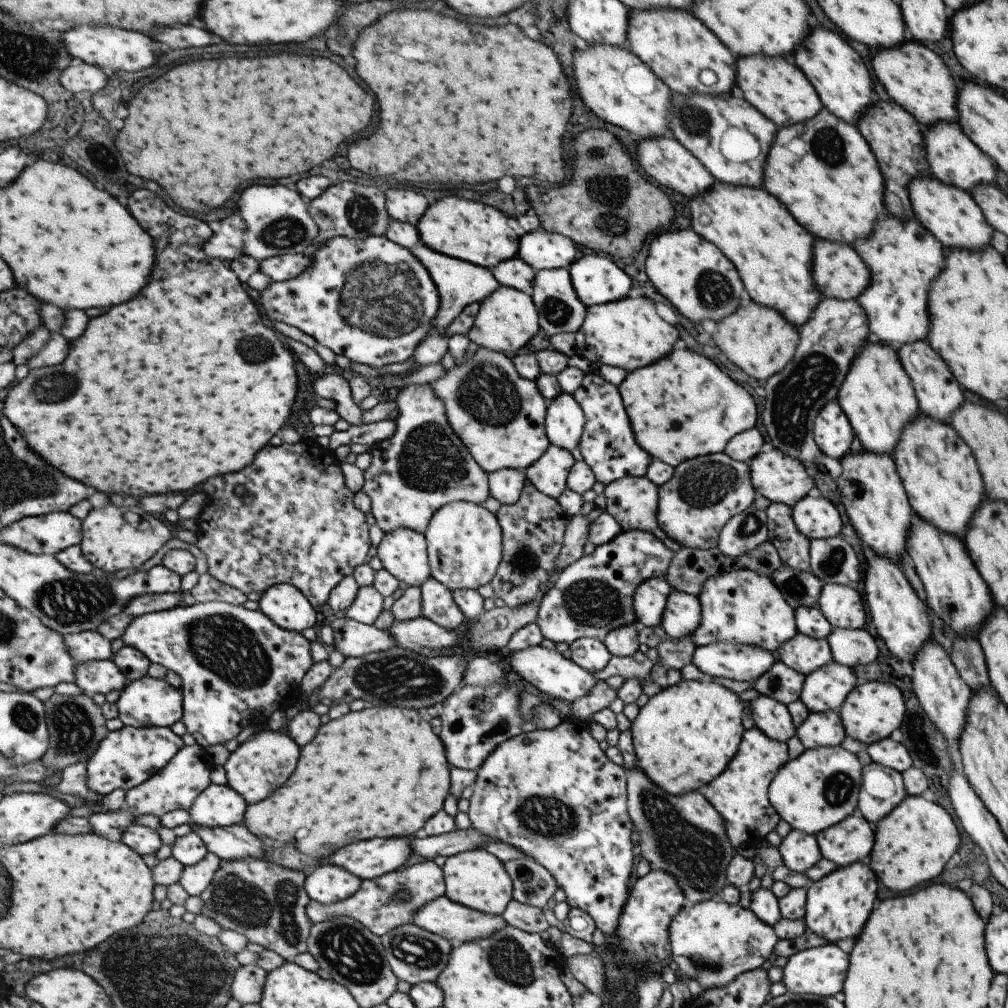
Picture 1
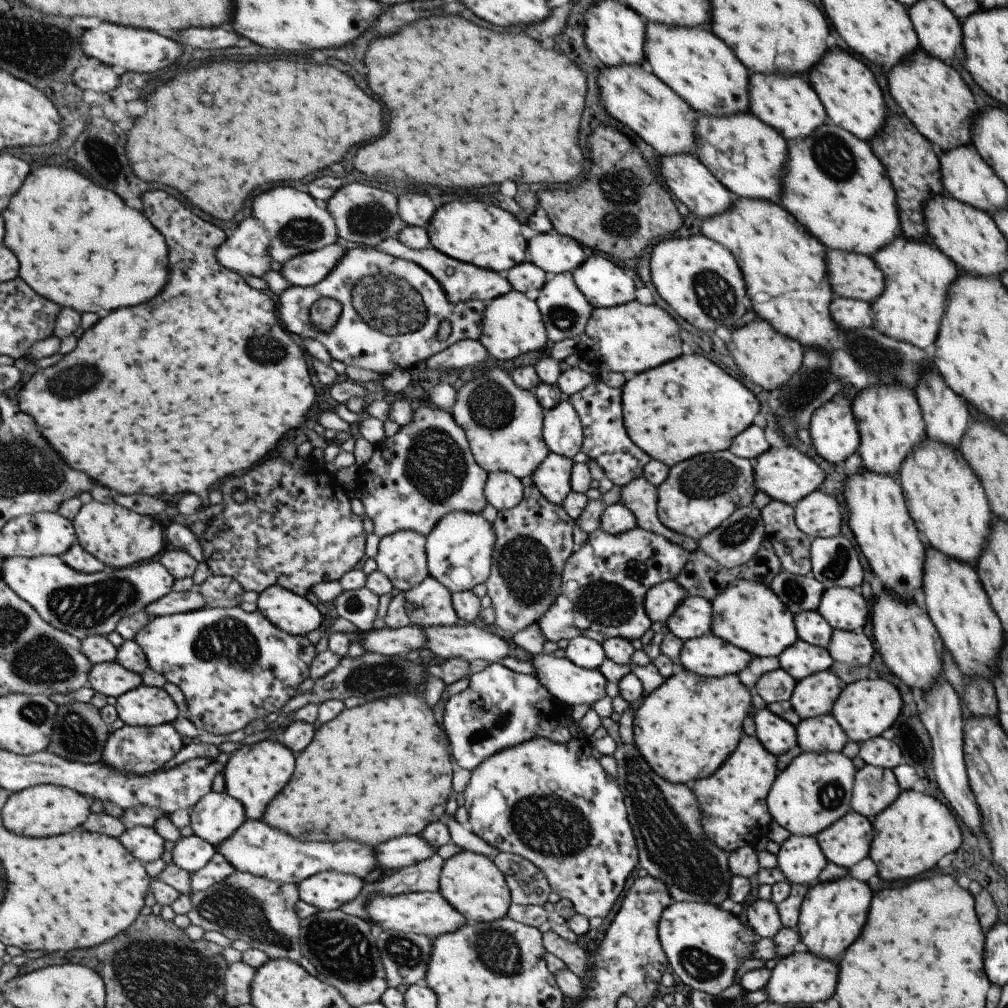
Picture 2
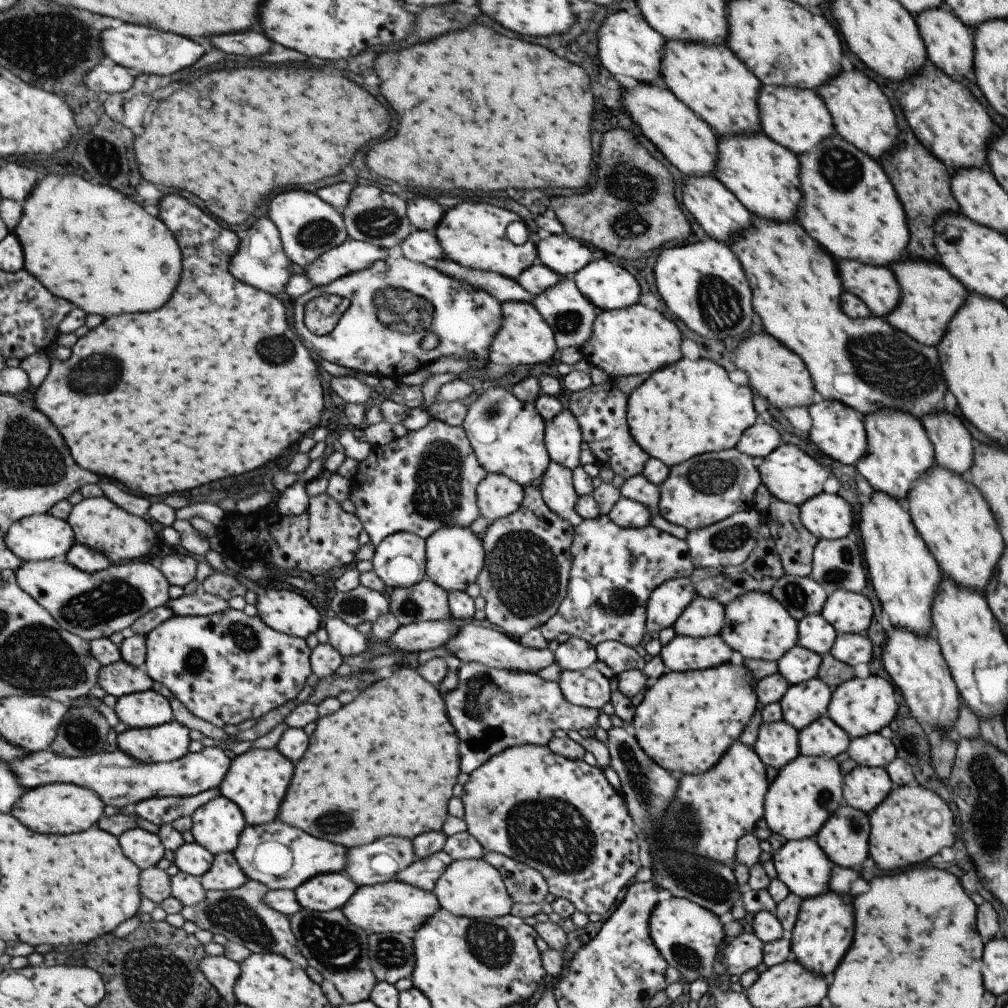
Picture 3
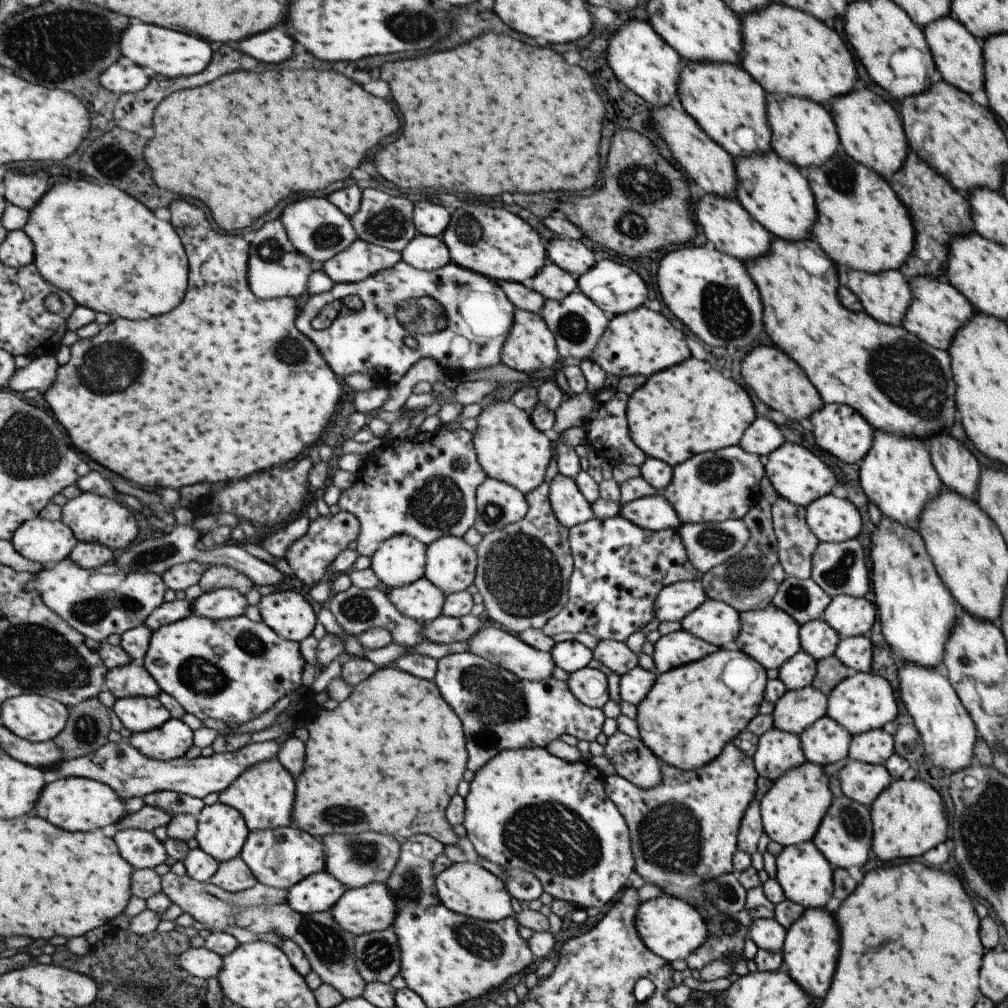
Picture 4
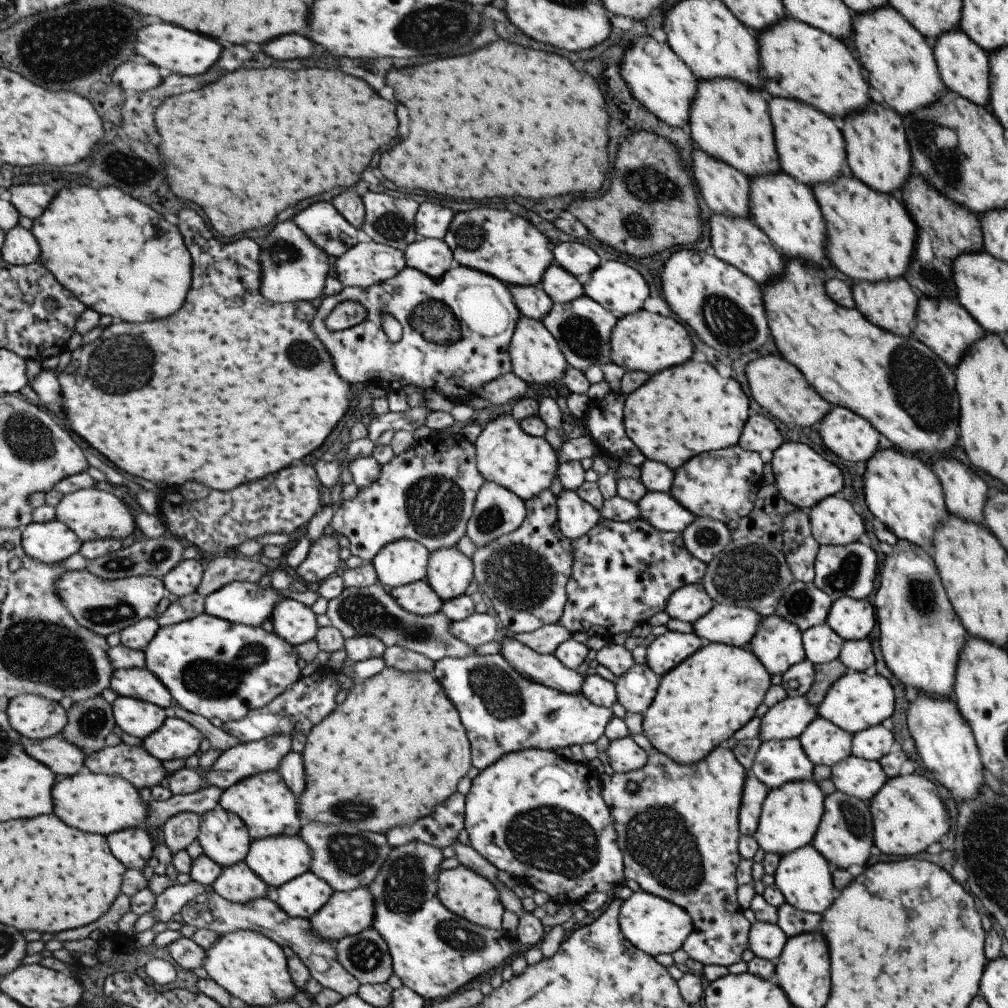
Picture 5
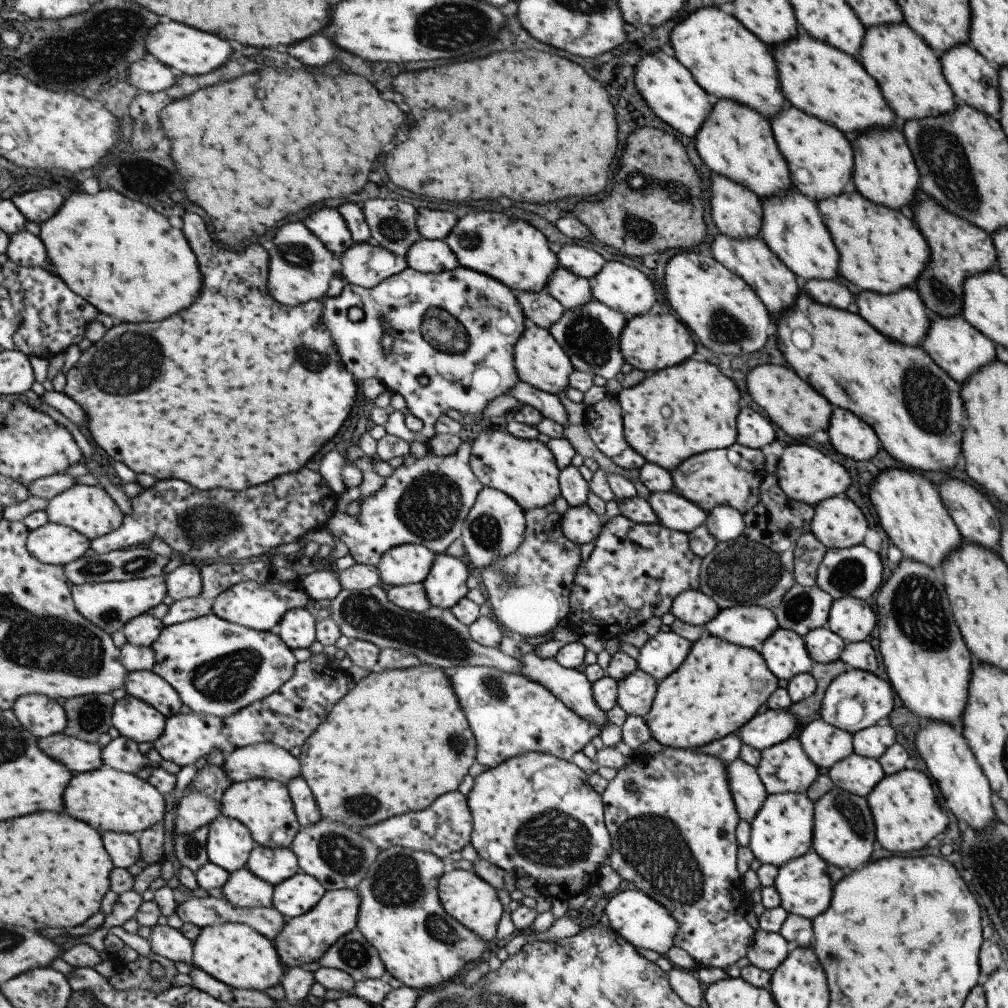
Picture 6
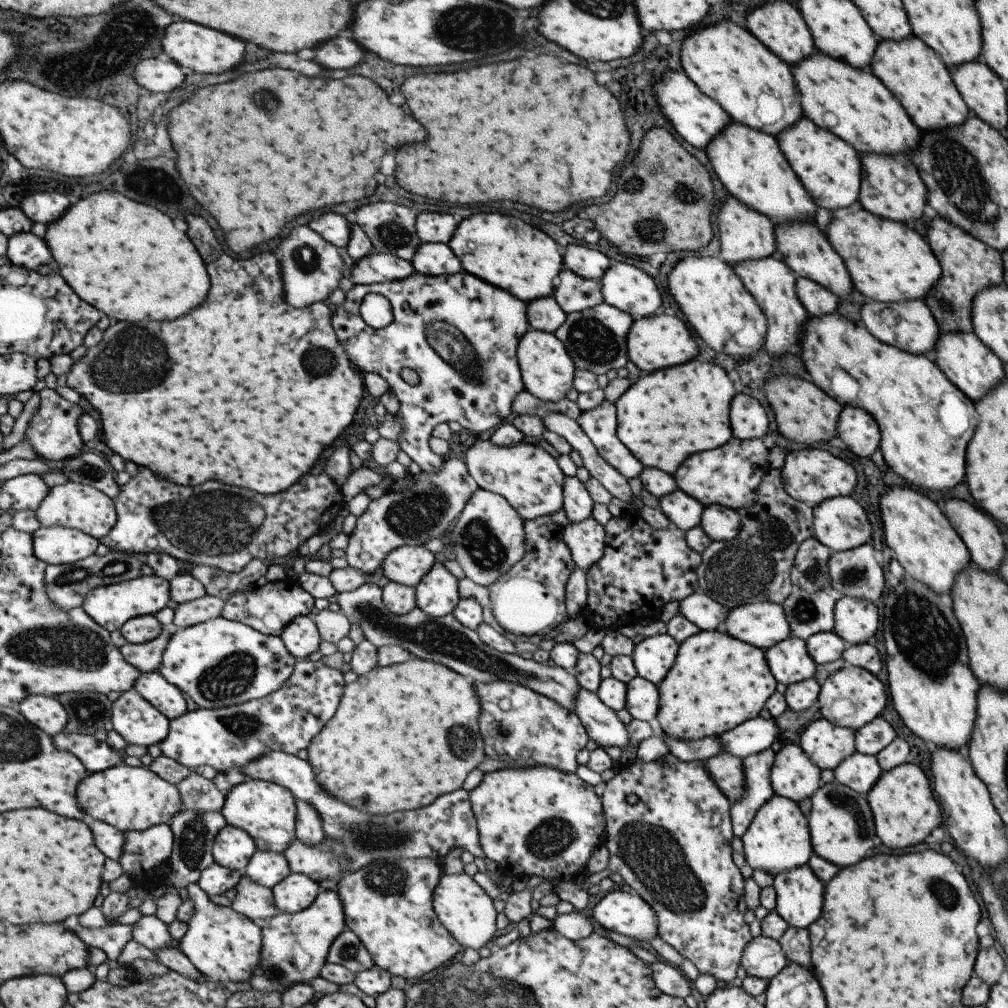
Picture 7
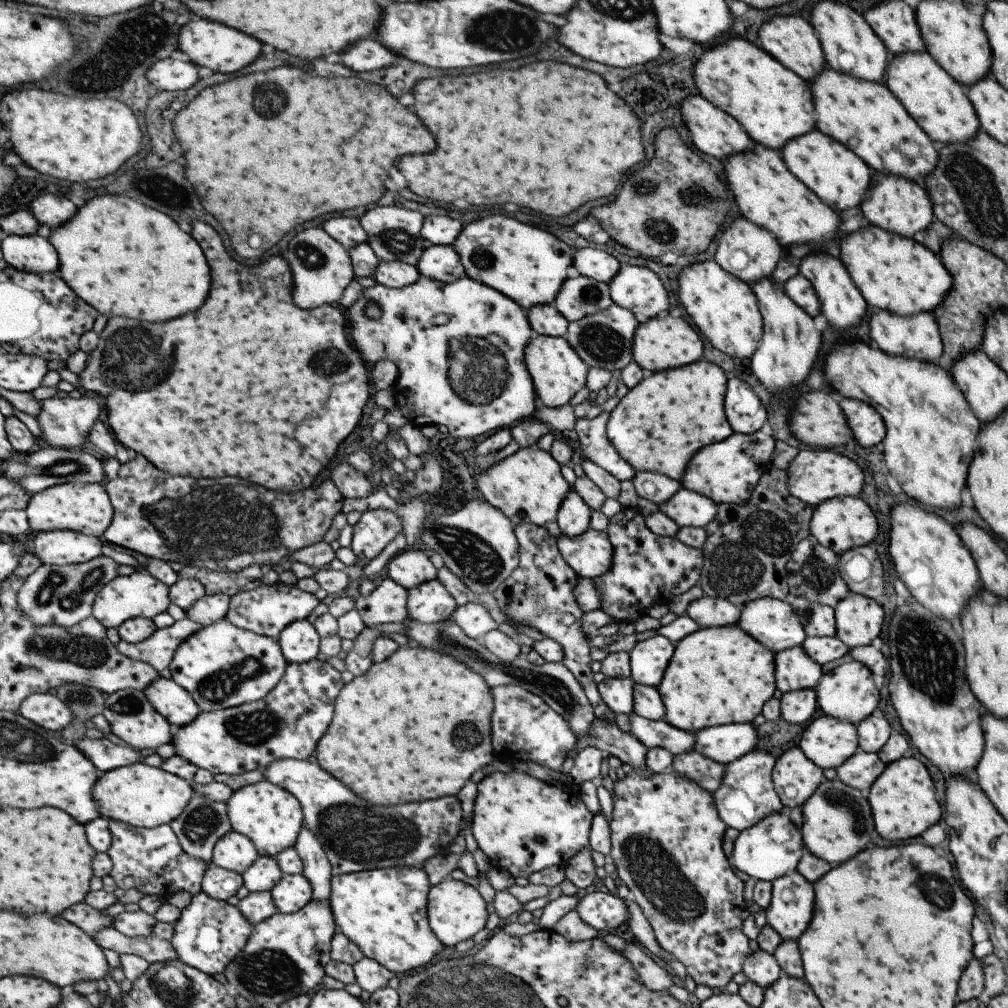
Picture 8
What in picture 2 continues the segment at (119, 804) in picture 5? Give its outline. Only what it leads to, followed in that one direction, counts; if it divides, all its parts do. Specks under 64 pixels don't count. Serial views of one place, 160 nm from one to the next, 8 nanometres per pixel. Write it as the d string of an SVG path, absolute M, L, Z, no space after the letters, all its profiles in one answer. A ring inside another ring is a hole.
M59 785L34 786L13 793L2 807L4 825L25 837L52 837L79 828L91 814L91 798Z

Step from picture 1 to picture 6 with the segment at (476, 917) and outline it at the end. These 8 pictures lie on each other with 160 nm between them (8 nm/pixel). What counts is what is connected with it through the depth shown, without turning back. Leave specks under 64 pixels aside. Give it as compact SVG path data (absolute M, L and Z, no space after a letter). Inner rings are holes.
M335 889L326 891L322 902L313 911L288 919L283 932L274 940L286 970L305 966L307 962L319 962L340 936L357 928L359 906L360 896L355 889Z

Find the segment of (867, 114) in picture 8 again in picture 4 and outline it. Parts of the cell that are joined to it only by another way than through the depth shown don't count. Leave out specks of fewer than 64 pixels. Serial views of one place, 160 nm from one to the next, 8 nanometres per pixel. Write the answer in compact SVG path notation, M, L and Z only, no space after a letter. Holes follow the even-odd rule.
M773 2L757 12L745 14L741 20L741 44L741 68L747 70L765 92L803 96L822 103L848 93L855 86L853 58L835 30L785 4Z

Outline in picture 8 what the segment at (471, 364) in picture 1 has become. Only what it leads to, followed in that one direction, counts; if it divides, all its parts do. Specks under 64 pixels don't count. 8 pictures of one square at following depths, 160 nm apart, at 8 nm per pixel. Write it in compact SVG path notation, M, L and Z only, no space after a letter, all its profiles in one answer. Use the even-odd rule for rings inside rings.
M533 445L518 449L478 473L476 470L474 478L480 498L498 508L514 525L533 523L535 526L543 526L545 522L556 520L559 505L571 490L559 467L548 452Z

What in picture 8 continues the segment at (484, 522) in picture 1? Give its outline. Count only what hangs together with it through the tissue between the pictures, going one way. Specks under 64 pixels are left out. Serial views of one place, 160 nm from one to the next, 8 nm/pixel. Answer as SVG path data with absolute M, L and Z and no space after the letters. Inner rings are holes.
M436 578L406 590L409 619L425 624L449 620L456 606L453 597Z

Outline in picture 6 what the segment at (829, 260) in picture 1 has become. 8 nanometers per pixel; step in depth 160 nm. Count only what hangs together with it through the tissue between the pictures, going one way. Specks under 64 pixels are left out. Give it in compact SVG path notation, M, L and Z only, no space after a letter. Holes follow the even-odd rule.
M900 288L897 292L887 294L875 294L875 292L859 292L855 296L857 314L867 320L877 332L883 332L883 336L891 340L899 340L903 344L914 347L919 345L928 327L929 311L924 306L915 288Z

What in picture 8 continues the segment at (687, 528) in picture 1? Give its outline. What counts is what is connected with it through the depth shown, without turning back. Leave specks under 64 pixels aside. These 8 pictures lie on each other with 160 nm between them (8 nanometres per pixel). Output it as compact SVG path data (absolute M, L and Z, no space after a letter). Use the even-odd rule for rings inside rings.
M761 431L744 435L731 433L725 440L700 448L685 465L679 480L684 489L699 493L715 504L745 504L759 477L773 468L770 463L775 440Z

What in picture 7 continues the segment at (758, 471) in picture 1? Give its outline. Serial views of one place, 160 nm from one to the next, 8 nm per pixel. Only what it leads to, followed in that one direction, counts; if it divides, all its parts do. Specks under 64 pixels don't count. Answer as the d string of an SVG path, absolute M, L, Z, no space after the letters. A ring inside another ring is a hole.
M801 449L786 452L780 468L783 490L796 501L804 502L813 508L822 500L850 495L855 486L855 472L843 460L821 449Z

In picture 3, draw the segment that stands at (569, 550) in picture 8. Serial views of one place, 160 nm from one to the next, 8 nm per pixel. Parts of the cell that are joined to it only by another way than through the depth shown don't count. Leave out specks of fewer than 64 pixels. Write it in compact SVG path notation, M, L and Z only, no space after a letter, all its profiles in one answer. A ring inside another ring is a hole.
M550 460L540 476L538 489L547 508L566 520L573 528L581 524L582 518L574 509L578 496L574 491L572 474L568 468Z

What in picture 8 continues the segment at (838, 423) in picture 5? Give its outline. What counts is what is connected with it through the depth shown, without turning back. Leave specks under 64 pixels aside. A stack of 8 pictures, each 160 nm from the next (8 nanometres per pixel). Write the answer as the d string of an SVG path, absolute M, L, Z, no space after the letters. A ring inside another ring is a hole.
M846 398L837 400L856 446L861 449L871 448L883 440L885 426L871 406Z

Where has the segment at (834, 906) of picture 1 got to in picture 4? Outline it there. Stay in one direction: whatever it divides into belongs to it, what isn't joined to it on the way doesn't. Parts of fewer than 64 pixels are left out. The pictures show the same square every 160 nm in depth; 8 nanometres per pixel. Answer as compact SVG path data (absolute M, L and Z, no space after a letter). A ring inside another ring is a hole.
M825 909L804 910L795 923L787 928L780 954L785 974L805 994L809 994L811 998L821 998L829 989L839 954L839 930L832 915Z

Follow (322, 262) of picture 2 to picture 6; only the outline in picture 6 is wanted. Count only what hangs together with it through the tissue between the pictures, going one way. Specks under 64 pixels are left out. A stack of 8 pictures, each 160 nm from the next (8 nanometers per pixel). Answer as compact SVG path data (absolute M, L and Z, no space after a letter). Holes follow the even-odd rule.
M372 241L355 243L345 254L341 254L338 257L341 264L338 272L344 282L366 289L383 282L383 280L389 278L391 275L402 272L407 267L404 257L390 253L386 248L374 244Z

